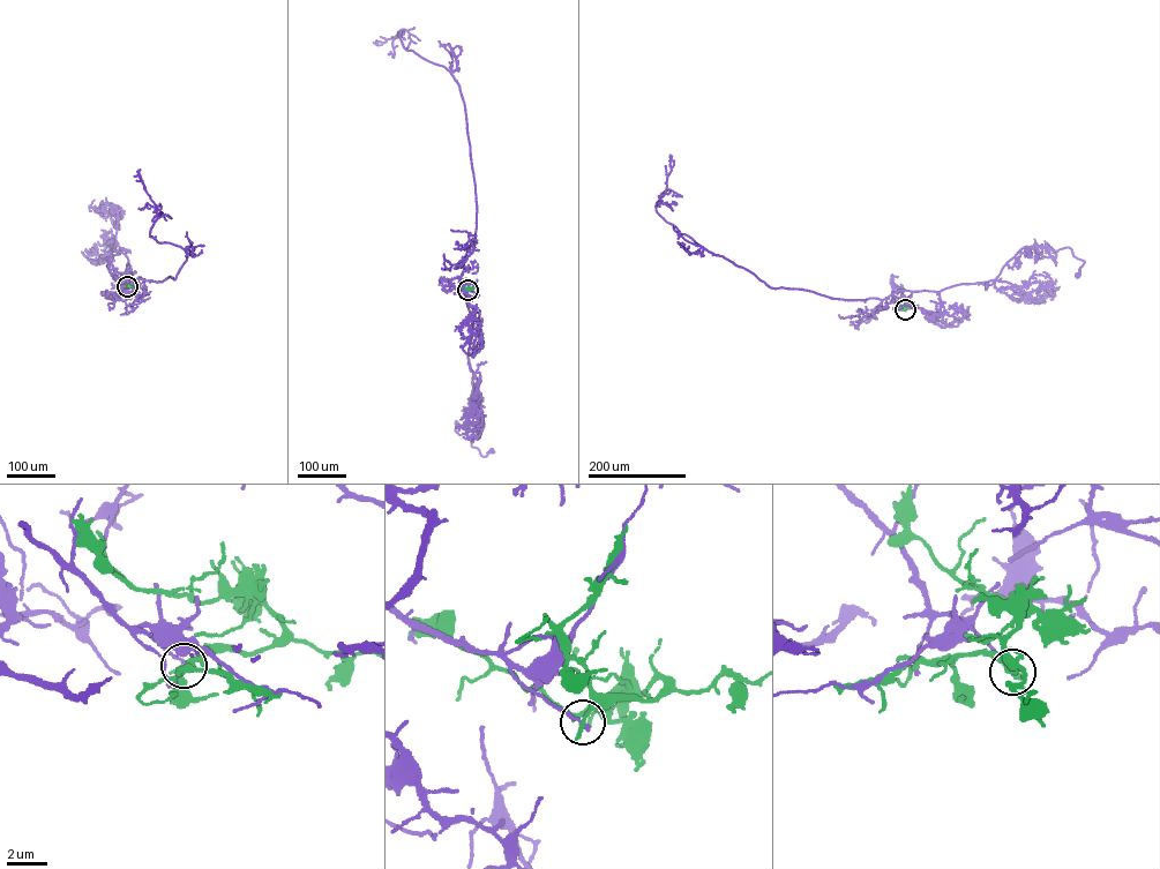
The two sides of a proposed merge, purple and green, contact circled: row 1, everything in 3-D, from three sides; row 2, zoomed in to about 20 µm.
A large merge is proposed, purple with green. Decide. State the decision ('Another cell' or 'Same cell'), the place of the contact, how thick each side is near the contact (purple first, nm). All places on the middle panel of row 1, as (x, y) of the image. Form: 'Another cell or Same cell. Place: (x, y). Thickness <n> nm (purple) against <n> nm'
Another cell. Place: (468, 290). Thickness 180 nm (purple) against 260 nm

